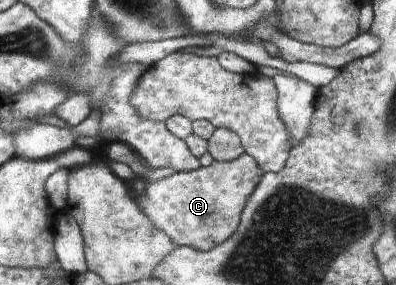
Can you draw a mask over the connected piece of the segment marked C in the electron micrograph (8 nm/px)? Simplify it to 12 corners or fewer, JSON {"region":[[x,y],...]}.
{"region":[[246,153],[147,184],[135,202],[175,246],[240,226],[264,171]]}

